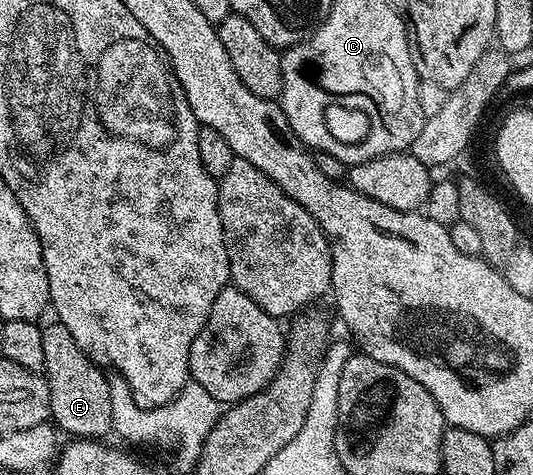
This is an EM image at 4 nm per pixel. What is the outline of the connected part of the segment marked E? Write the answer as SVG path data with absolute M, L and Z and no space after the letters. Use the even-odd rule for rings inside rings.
M50 321L41 327L43 333L43 365L44 377L47 381L47 389L51 397L49 413L52 422L56 424L62 432L65 431L69 437L79 439L95 439L98 441L106 438L105 434L113 431L113 422L111 421L111 389L106 372L98 364L94 363L89 356L75 345L75 337L71 337L71 332L61 323Z

